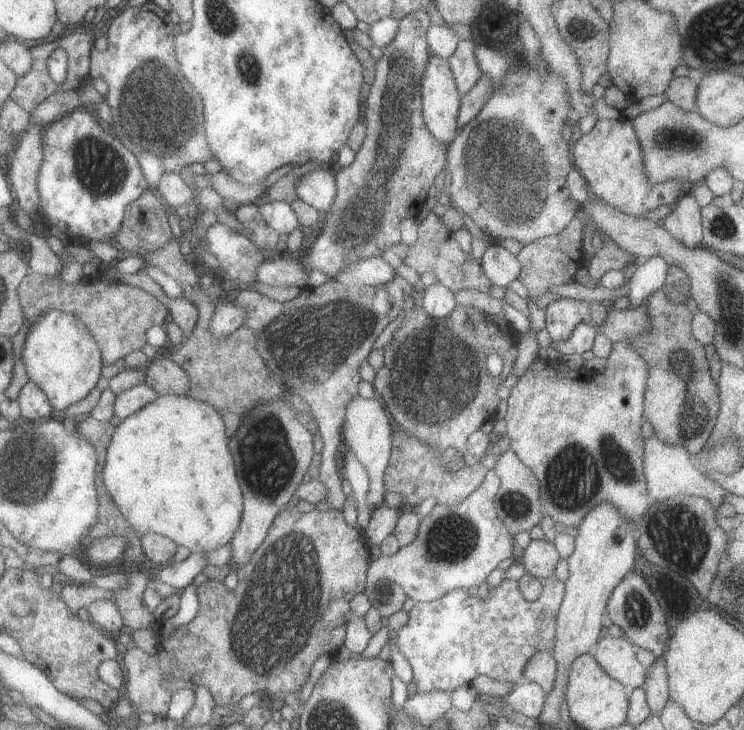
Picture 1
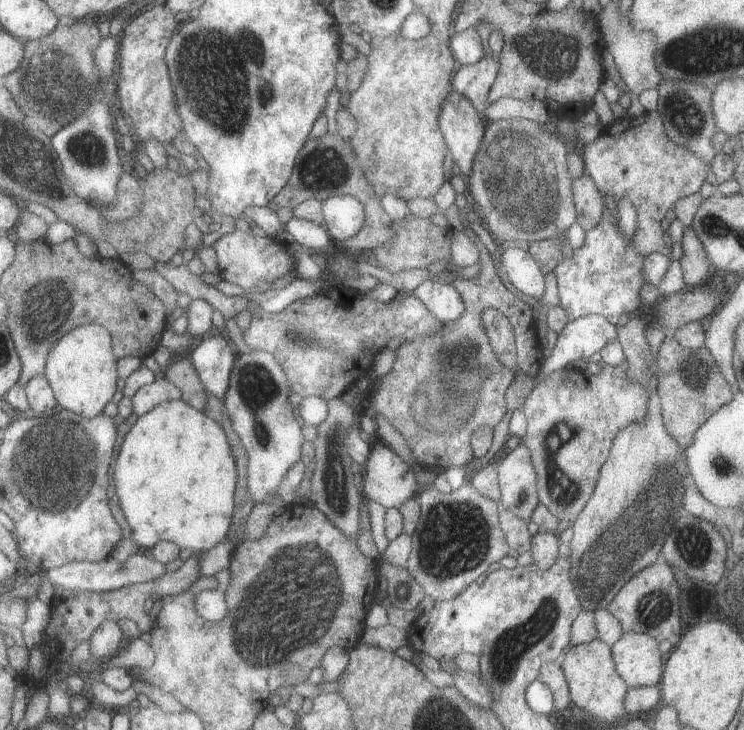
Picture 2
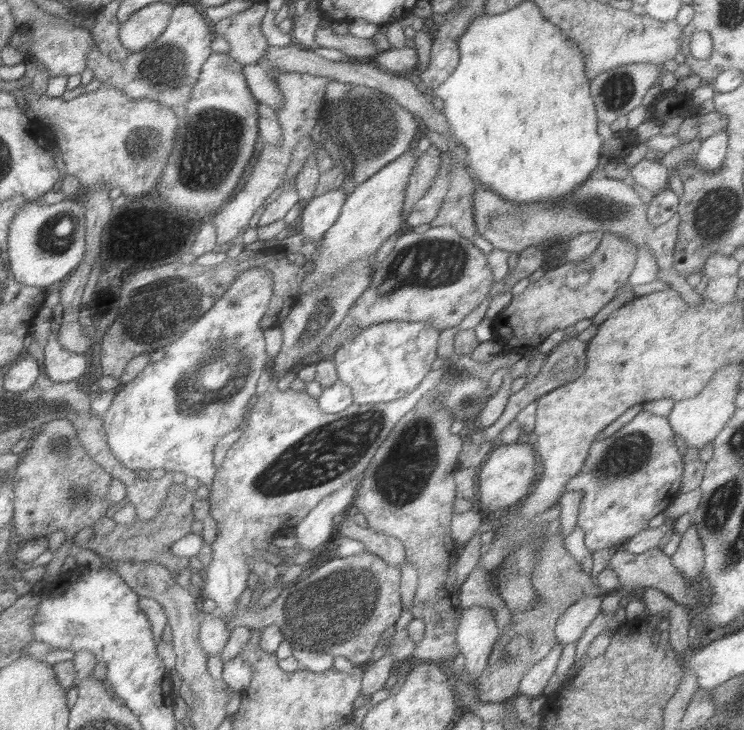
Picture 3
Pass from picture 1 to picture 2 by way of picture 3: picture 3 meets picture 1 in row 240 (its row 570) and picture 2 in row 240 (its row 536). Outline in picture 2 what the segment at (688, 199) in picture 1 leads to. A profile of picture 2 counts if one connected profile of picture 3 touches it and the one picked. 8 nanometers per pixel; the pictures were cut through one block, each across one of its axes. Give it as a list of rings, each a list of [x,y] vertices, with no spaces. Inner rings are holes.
[[[691,226],[685,228],[679,244],[683,248],[683,256],[679,258],[679,264],[681,264],[683,280],[685,280],[687,288],[703,286],[703,280],[713,272],[713,268],[711,268],[709,256],[705,252],[701,240],[697,238],[697,234]]]

